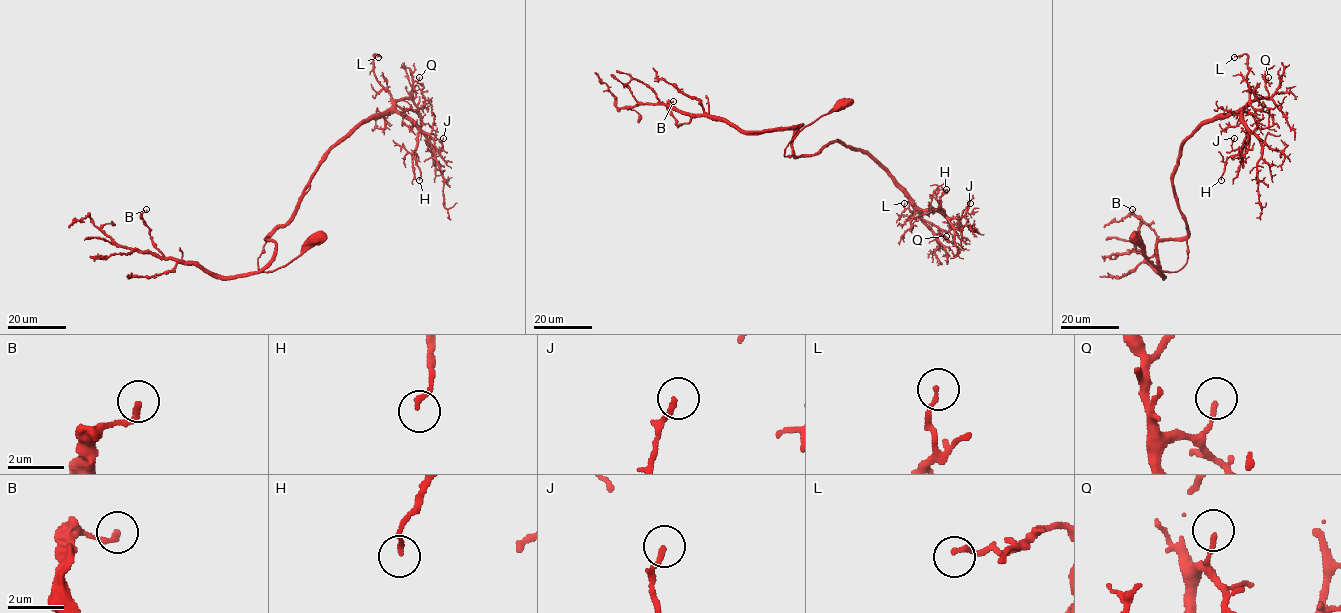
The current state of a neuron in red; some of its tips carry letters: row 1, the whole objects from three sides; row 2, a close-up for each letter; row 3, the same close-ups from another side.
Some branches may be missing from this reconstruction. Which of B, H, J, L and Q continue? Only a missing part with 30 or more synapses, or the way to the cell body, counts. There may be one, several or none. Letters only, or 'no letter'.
no letter

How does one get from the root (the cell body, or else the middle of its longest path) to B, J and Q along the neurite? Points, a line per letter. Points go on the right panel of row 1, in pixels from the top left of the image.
B: (1137, 239), (1163, 270), (1187, 261), (1185, 240), (1157, 243), (1164, 276), (1148, 261), (1156, 234), (1132, 209)
J: (1137, 239), (1160, 269), (1185, 264), (1179, 151), (1203, 123), (1241, 112), (1244, 153), (1234, 138)
Q: (1137, 239), (1160, 269), (1185, 264), (1187, 223), (1173, 184), (1180, 147), (1203, 123), (1265, 99), (1268, 77)

